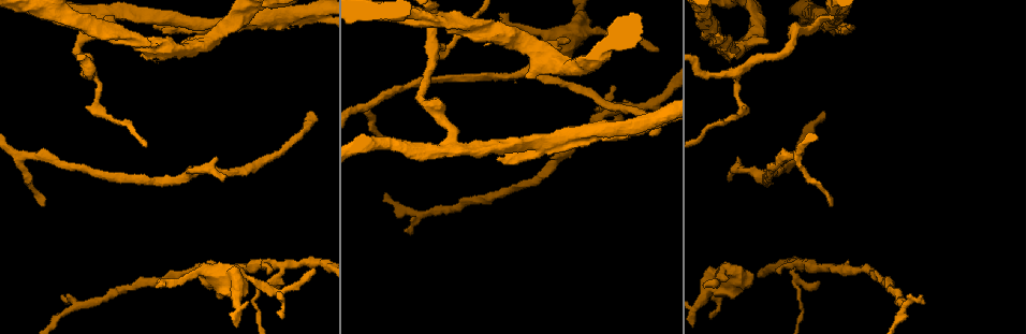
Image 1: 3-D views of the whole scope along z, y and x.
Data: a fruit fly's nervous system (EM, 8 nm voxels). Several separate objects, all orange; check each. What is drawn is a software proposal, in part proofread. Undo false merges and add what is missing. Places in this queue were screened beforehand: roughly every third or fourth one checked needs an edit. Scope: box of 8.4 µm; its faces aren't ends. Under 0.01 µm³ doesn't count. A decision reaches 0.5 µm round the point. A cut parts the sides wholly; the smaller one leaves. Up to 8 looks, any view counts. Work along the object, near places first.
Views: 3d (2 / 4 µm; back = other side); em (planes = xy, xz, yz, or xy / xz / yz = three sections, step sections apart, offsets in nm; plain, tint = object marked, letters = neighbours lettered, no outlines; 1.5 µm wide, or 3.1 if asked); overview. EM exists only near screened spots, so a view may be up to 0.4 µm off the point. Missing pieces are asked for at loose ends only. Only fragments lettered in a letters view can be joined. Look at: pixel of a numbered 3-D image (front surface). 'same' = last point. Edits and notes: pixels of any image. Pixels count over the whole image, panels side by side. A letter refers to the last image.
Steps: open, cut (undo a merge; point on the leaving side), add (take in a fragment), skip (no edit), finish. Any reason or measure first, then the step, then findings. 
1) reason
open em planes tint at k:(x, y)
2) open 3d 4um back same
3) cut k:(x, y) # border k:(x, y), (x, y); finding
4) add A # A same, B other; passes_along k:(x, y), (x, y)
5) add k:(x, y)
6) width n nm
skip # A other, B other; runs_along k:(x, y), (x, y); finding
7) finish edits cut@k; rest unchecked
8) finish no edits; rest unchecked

calibre changes
open em xz step 8 tint at 1:(725, 272)

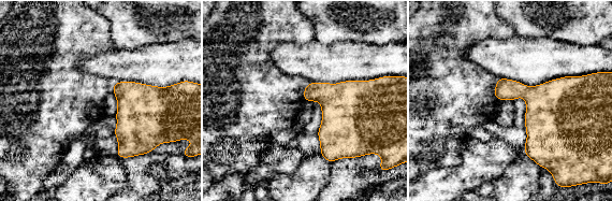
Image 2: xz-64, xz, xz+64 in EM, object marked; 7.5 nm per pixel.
open em planes letters same

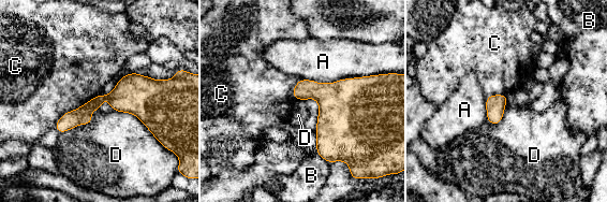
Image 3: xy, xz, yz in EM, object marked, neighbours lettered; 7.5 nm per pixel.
width 130 nm
skip # A other, B other, C other, D other; one cell here

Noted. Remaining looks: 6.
tapers out
open em xy step 8 letters at 1:(315, 269)

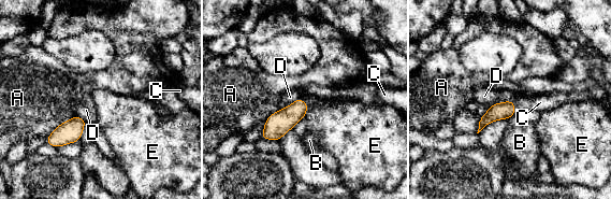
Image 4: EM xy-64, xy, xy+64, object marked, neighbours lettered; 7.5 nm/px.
add C # A other, B other, C same, D other, E other; passes_along 4:(505, 110), (514, 107), (540, 102); the cell continues

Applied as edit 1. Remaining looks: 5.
free end
open 3d 4um at 1:(831, 204)

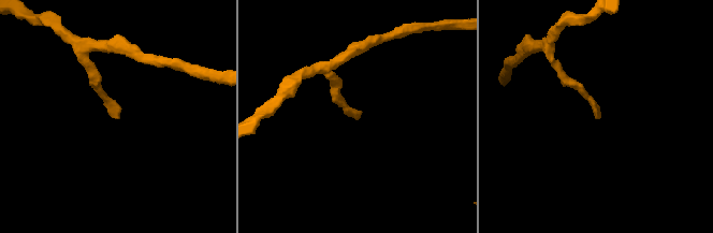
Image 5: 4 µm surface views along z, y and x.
open em planes letters at 5:(119, 115)

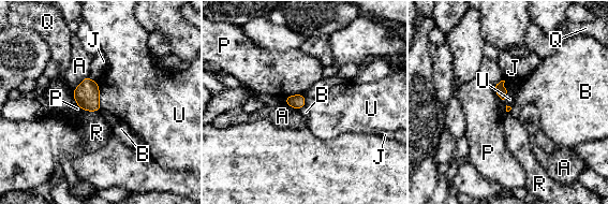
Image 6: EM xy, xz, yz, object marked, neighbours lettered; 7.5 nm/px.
skip # A other, B other, J other, P other, Q other, R other, U other; no lettered fragment goes on from it

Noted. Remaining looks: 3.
finish edits add@4; rest unchecked

